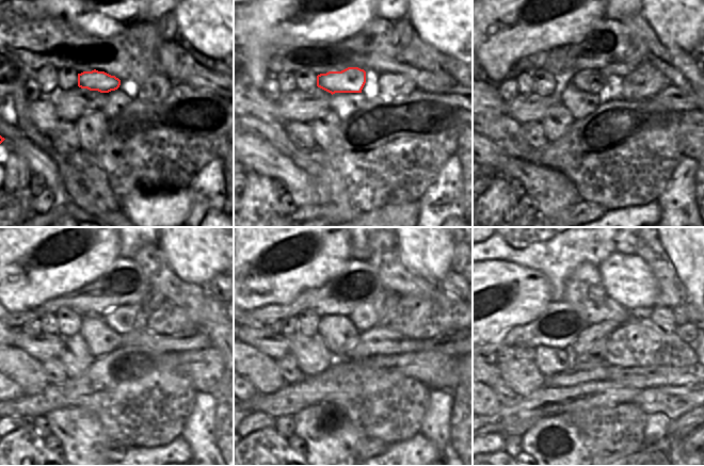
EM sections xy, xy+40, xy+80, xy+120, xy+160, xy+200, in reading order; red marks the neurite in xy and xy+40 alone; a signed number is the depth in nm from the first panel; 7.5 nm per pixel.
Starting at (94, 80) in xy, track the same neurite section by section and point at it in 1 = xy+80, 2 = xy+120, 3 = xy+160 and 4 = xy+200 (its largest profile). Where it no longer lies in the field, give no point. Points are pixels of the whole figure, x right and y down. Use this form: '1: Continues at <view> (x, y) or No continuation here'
1: Continues at xy+80 (592, 81)
2: Continues at xy+120 (121, 319)
3: Continues at xy+160 (366, 316)
4: Continues at xy+200 (609, 311).

